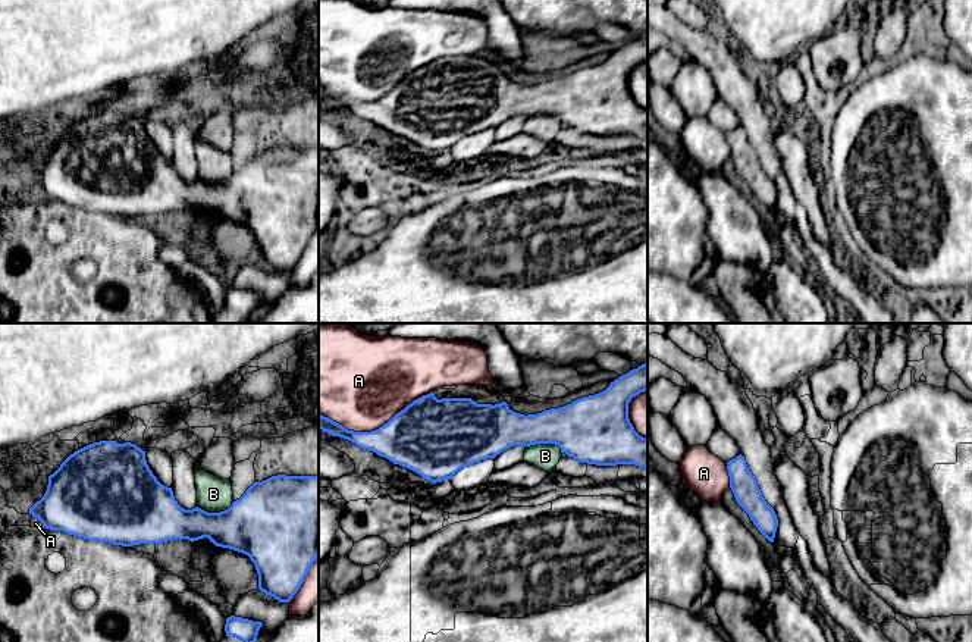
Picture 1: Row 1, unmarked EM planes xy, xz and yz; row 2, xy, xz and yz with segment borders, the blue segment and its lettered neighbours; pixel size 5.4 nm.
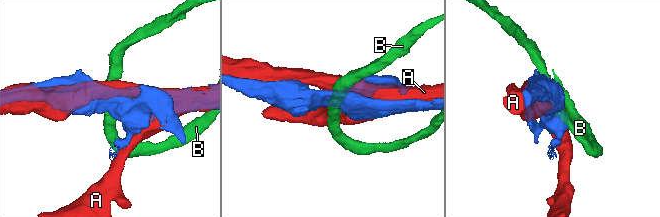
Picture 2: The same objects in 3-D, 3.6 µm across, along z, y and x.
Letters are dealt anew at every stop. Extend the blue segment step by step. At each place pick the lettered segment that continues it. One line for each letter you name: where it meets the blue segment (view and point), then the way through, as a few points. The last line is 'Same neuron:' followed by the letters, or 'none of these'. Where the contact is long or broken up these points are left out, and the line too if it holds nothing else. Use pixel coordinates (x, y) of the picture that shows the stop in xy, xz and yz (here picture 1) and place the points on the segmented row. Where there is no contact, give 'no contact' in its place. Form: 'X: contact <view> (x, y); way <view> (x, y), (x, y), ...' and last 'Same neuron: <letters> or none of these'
B: contact xz (545, 442)
Same neuron: B

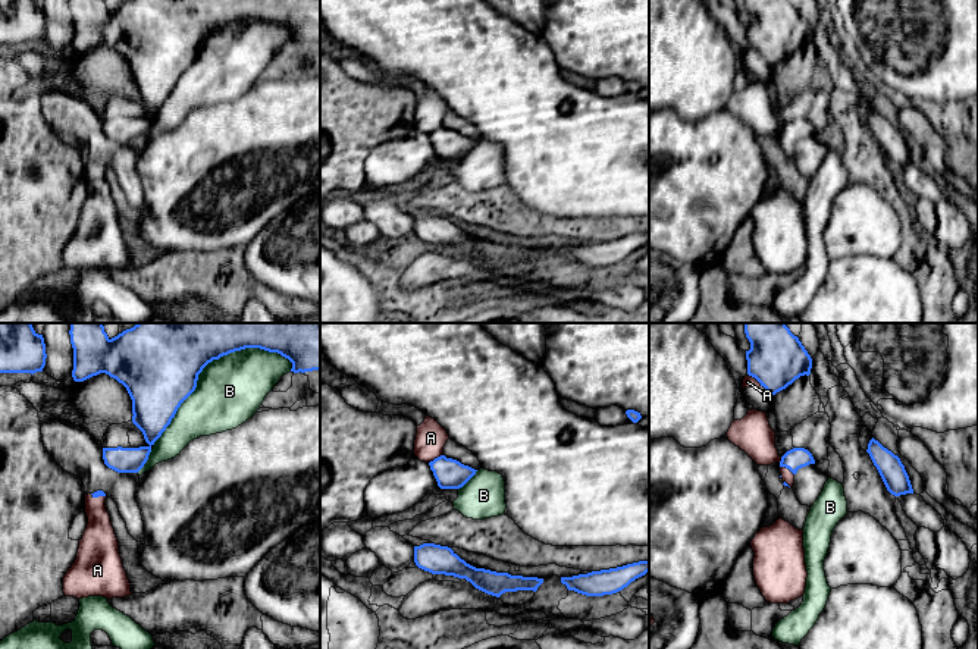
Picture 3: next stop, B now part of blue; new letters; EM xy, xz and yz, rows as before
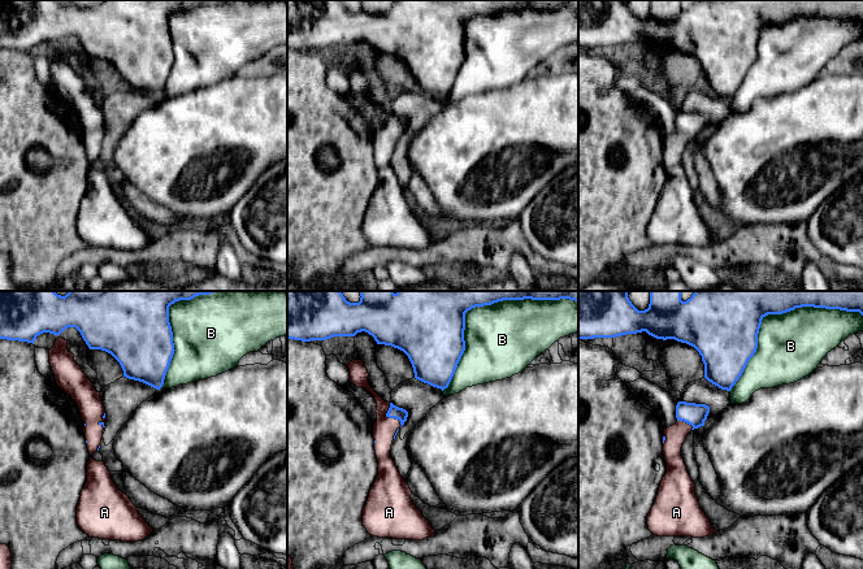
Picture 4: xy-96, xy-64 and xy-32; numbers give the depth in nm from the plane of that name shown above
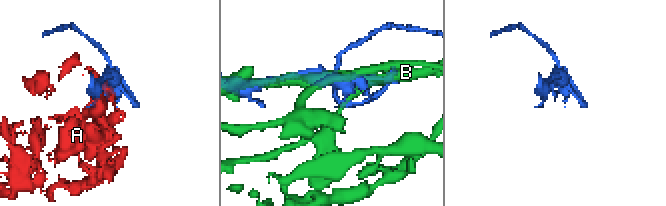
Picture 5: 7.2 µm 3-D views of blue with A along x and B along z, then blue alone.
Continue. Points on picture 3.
Same neuron: none of these

